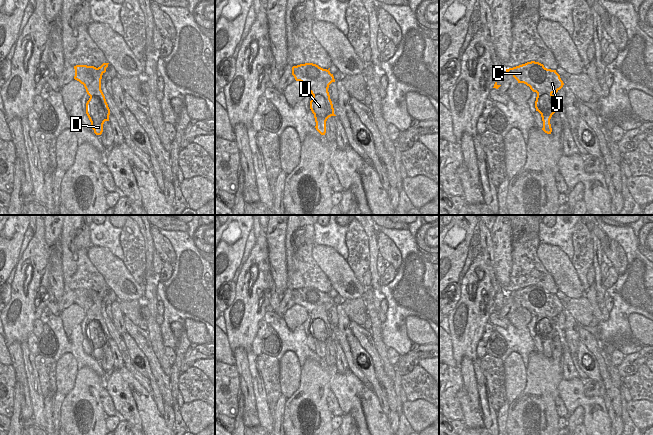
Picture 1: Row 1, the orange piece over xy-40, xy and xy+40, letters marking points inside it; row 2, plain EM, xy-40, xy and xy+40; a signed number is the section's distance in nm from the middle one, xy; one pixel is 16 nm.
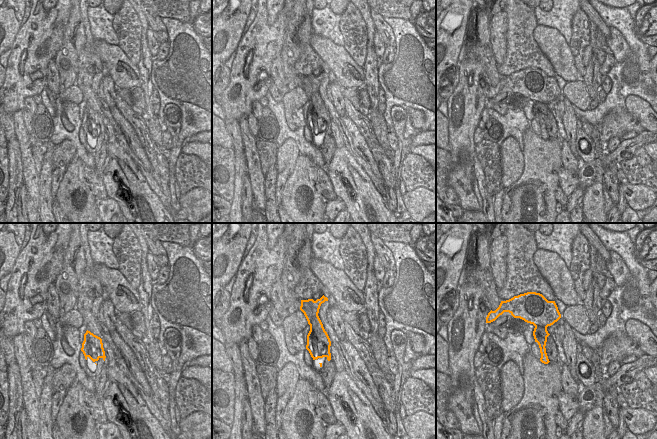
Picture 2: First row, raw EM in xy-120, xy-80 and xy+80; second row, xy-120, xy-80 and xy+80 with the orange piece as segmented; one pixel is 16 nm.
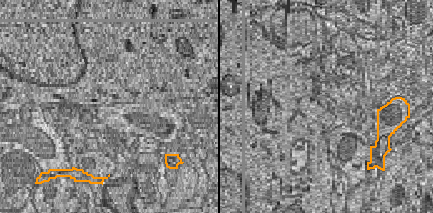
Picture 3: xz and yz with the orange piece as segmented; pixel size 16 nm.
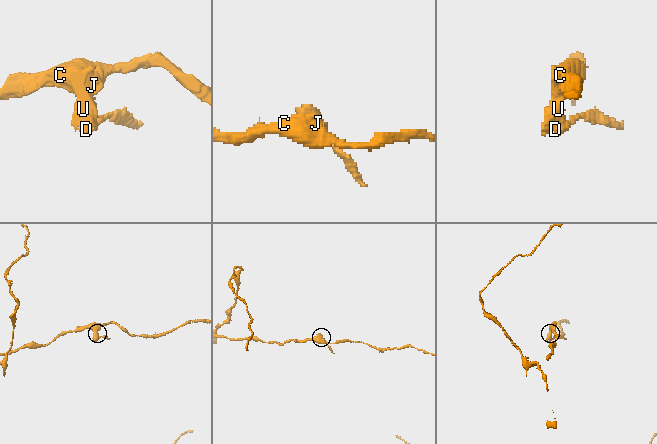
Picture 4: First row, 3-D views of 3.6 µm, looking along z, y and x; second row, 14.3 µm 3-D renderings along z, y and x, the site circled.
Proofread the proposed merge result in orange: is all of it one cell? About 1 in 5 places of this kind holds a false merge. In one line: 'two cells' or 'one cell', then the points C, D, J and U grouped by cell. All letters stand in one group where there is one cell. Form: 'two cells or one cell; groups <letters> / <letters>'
two cells; groups C J / D U

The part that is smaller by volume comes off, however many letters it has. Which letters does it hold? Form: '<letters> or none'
D, U

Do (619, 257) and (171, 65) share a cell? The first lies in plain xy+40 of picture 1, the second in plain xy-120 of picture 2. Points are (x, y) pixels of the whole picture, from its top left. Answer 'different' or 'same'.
different

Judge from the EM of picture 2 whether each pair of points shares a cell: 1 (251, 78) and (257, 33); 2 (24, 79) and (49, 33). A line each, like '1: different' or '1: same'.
1: same
2: same

